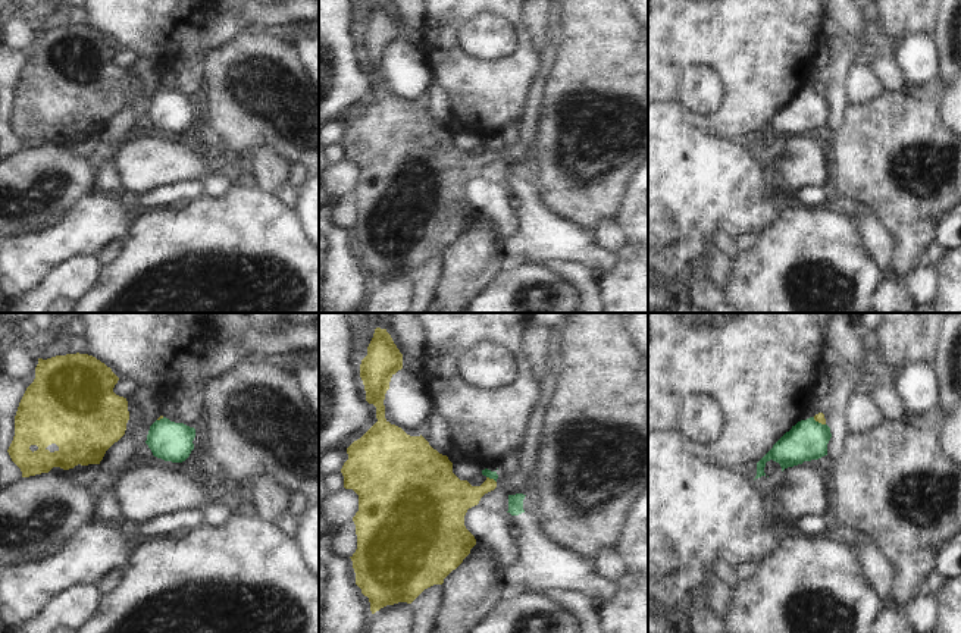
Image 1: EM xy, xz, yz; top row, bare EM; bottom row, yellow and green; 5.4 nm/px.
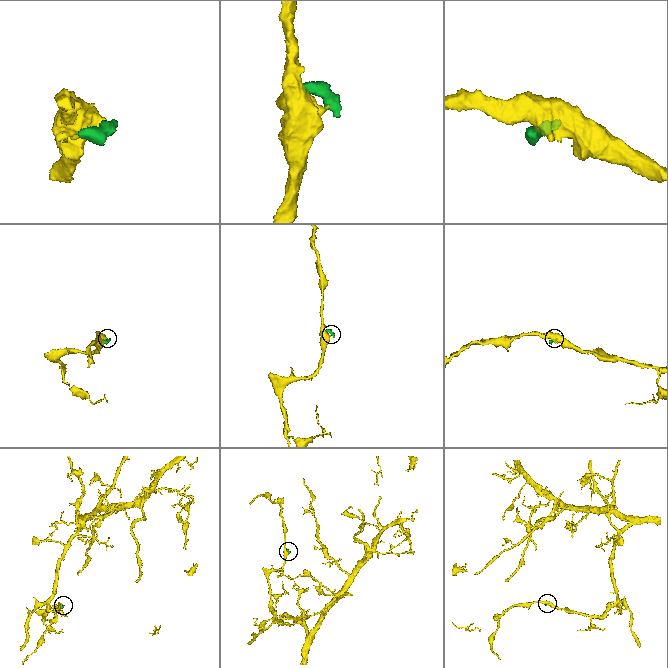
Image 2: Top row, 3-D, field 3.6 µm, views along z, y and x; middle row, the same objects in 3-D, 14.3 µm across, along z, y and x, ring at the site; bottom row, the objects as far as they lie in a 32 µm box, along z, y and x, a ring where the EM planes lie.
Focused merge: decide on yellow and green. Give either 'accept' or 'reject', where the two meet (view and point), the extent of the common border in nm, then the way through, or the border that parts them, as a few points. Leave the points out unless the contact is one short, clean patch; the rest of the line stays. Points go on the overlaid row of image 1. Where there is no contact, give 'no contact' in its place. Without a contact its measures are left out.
reject; contact yz (819, 422); length 80 nm; border yz (813, 417), (825, 425)

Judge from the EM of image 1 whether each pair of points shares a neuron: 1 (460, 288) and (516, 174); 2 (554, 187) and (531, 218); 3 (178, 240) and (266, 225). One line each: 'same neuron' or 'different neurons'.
1: different neurons
2: different neurons
3: same neuron

